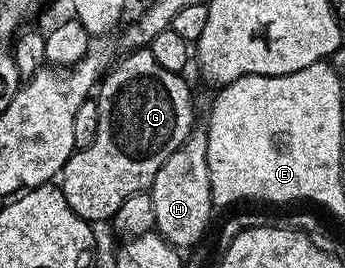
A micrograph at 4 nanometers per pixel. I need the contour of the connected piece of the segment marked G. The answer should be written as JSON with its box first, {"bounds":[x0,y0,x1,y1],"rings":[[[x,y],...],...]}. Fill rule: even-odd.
{"bounds":[60,48,196,222],"rings":[[[150,48],[127,52],[111,64],[96,89],[100,107],[96,139],[89,147],[75,151],[60,174],[64,199],[80,219],[109,222],[129,196],[149,190],[168,155],[190,138],[196,121],[194,97],[186,79],[160,67]]]}

